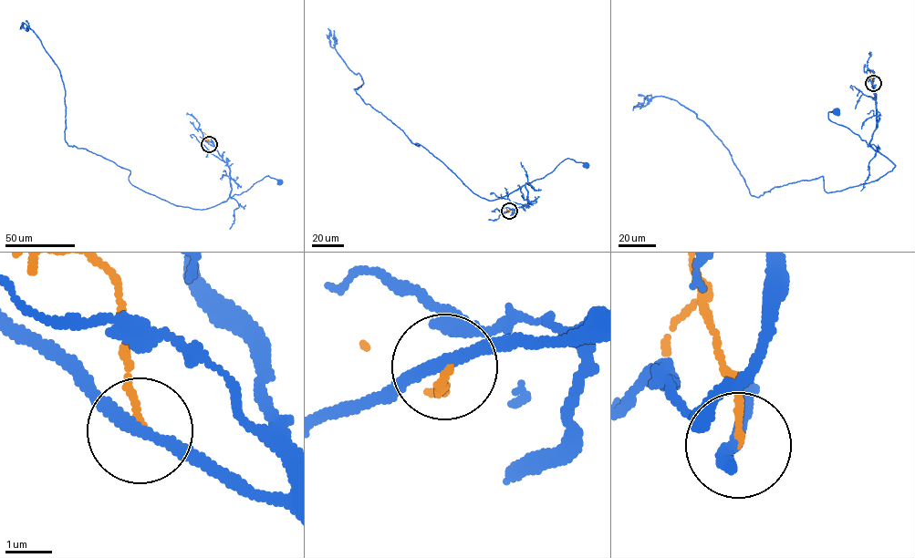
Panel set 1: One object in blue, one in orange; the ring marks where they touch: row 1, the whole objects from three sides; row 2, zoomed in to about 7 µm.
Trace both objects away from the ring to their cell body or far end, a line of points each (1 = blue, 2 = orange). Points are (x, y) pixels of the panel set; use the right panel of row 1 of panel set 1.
1: (873, 82), (877, 128), (868, 145), (848, 129), (832, 121), (827, 113), (836, 112)
2: (873, 82), (868, 71)

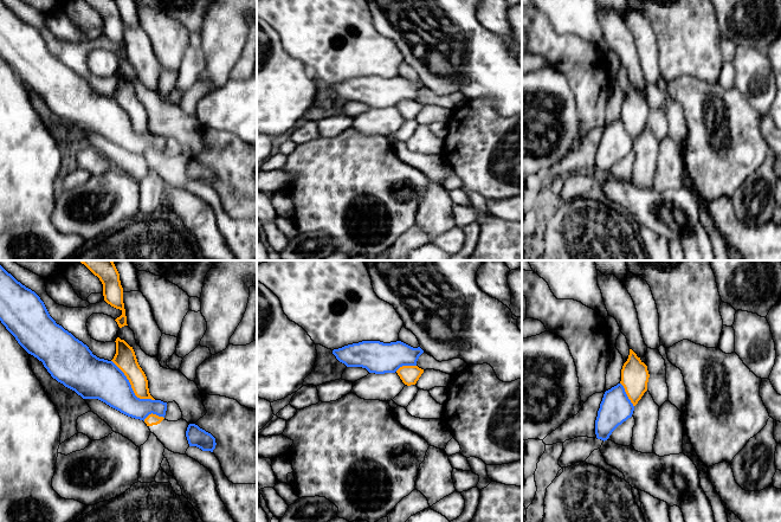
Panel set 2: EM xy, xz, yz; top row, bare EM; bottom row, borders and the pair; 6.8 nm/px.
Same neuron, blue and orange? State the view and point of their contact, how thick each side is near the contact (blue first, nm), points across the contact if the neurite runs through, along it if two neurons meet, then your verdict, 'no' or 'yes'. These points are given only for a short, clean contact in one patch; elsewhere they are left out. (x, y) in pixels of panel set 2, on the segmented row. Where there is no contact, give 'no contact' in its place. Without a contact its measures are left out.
contact xy (130, 387); calibres 280 and 150 nm; no

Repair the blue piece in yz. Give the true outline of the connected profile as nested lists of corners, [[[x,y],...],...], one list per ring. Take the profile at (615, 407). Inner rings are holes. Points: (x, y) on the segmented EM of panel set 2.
[[[621,384],[606,391],[595,420],[598,439],[607,440],[612,432],[632,417],[634,406]]]

